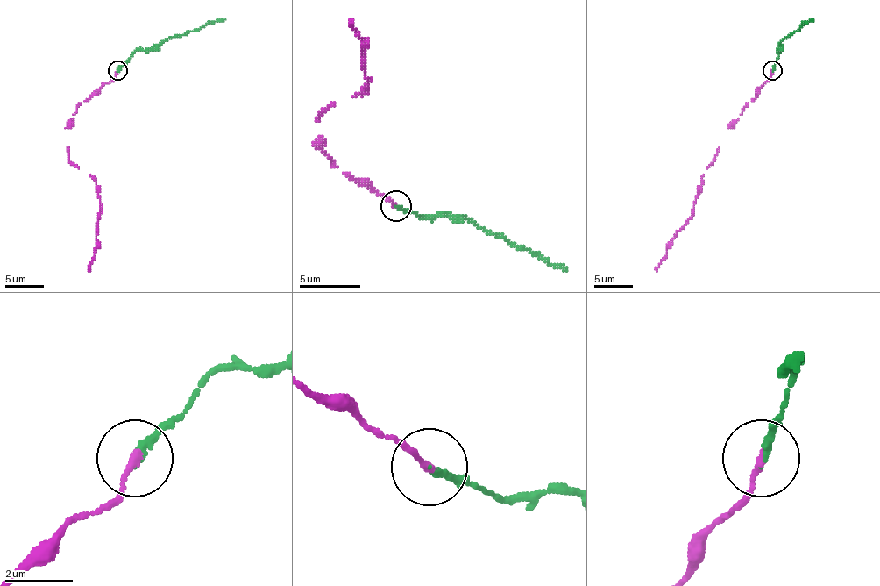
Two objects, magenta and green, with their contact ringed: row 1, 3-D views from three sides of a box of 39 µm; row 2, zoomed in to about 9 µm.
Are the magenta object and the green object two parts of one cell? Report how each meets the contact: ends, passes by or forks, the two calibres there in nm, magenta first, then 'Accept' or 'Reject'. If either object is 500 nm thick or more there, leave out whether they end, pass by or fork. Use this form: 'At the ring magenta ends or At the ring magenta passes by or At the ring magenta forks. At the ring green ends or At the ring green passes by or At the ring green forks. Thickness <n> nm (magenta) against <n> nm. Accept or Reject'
At the ring magenta ends. At the ring green ends. Thickness 200 nm (magenta) against 240 nm. Accept

